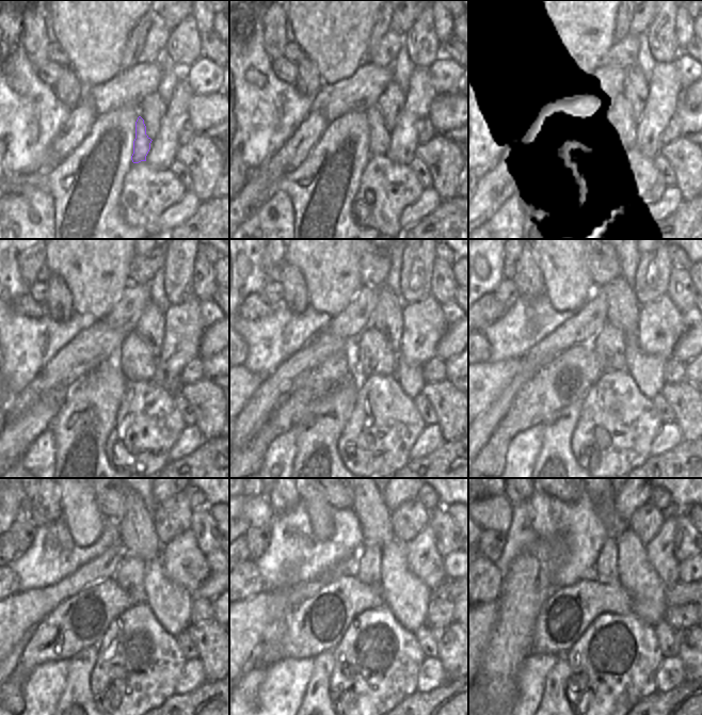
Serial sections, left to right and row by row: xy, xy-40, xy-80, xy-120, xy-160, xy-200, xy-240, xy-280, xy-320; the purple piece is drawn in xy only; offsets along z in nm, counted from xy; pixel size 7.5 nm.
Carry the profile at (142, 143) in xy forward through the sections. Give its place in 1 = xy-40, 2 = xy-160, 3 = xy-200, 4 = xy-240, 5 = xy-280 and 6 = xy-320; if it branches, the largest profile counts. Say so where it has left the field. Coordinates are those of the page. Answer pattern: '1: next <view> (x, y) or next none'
1: next xy-40 (380, 137)
2: next xy-160 (371, 353)
3: next xy-200 (609, 344)
4: next xy-240 (129, 575)
5: next xy-280 (368, 566)
6: next xy-320 (606, 568)

